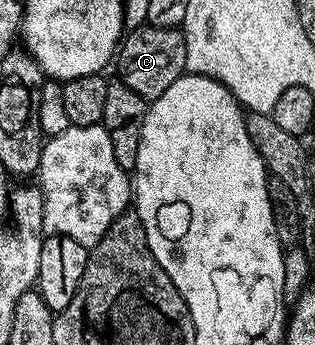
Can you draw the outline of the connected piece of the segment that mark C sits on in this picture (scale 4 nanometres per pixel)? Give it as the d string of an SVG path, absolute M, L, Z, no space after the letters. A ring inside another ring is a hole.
M142 26L130 29L124 35L117 49L117 64L119 60L118 79L129 90L141 94L145 102L161 98L165 90L175 81L176 76L182 76L186 66L186 42L179 28L153 28Z

